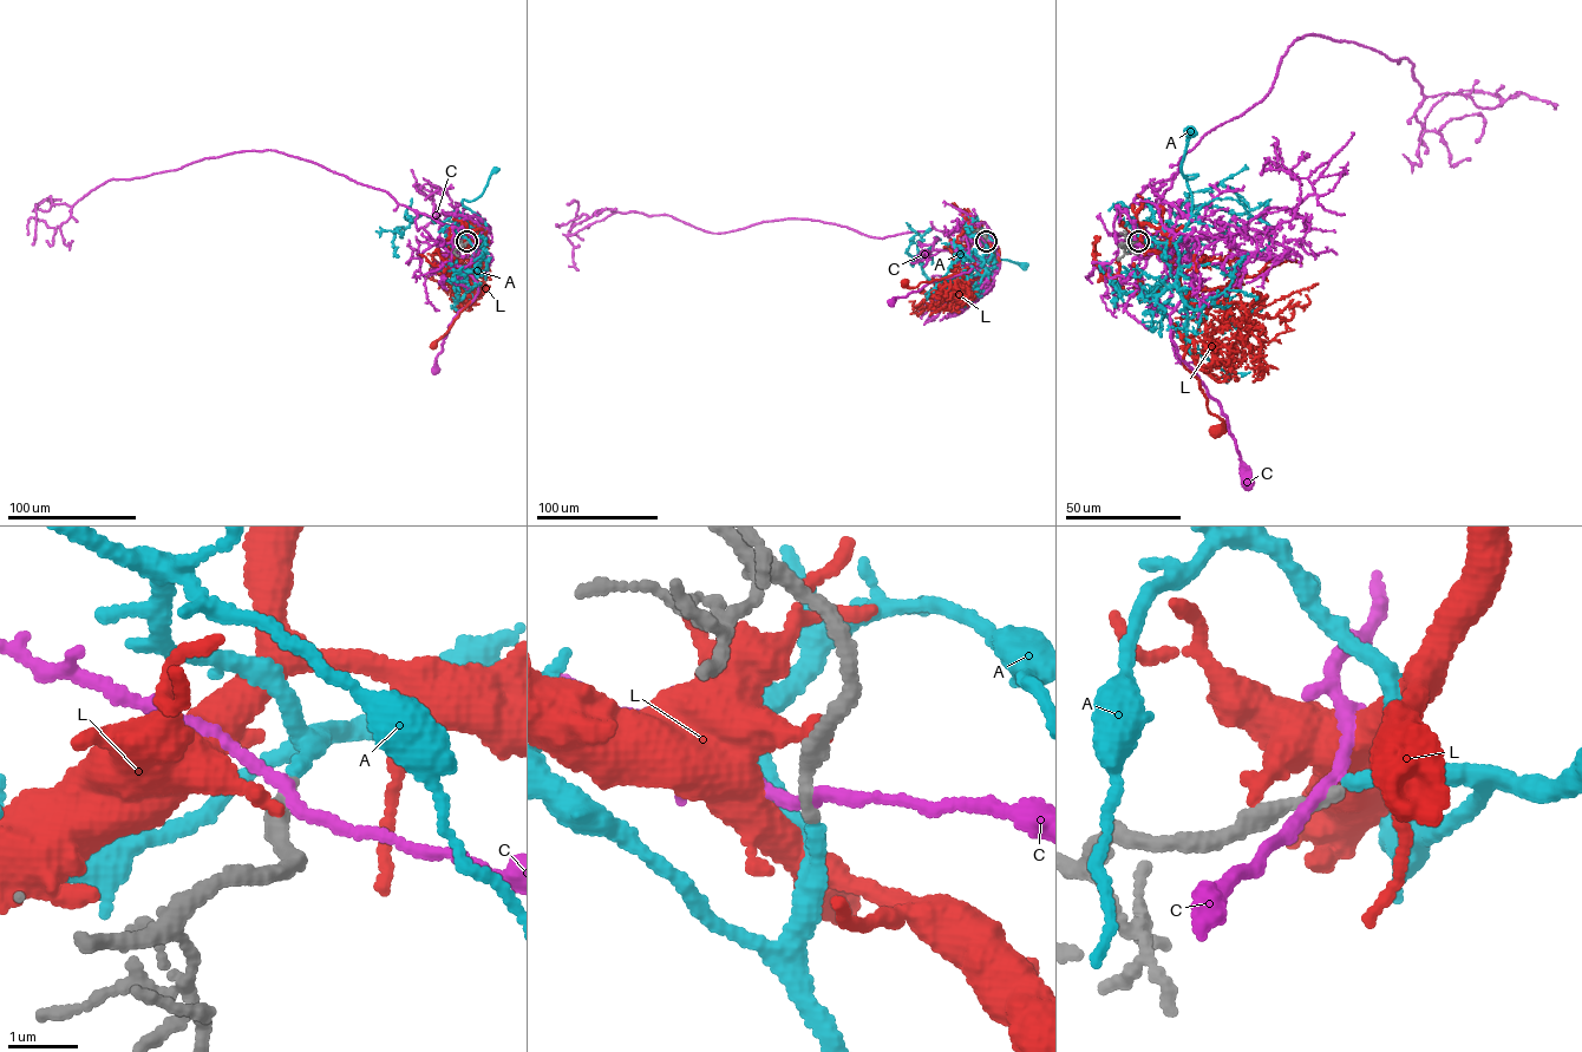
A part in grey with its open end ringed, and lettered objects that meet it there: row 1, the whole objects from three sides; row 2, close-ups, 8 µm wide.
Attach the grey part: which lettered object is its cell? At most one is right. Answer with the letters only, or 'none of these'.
A

